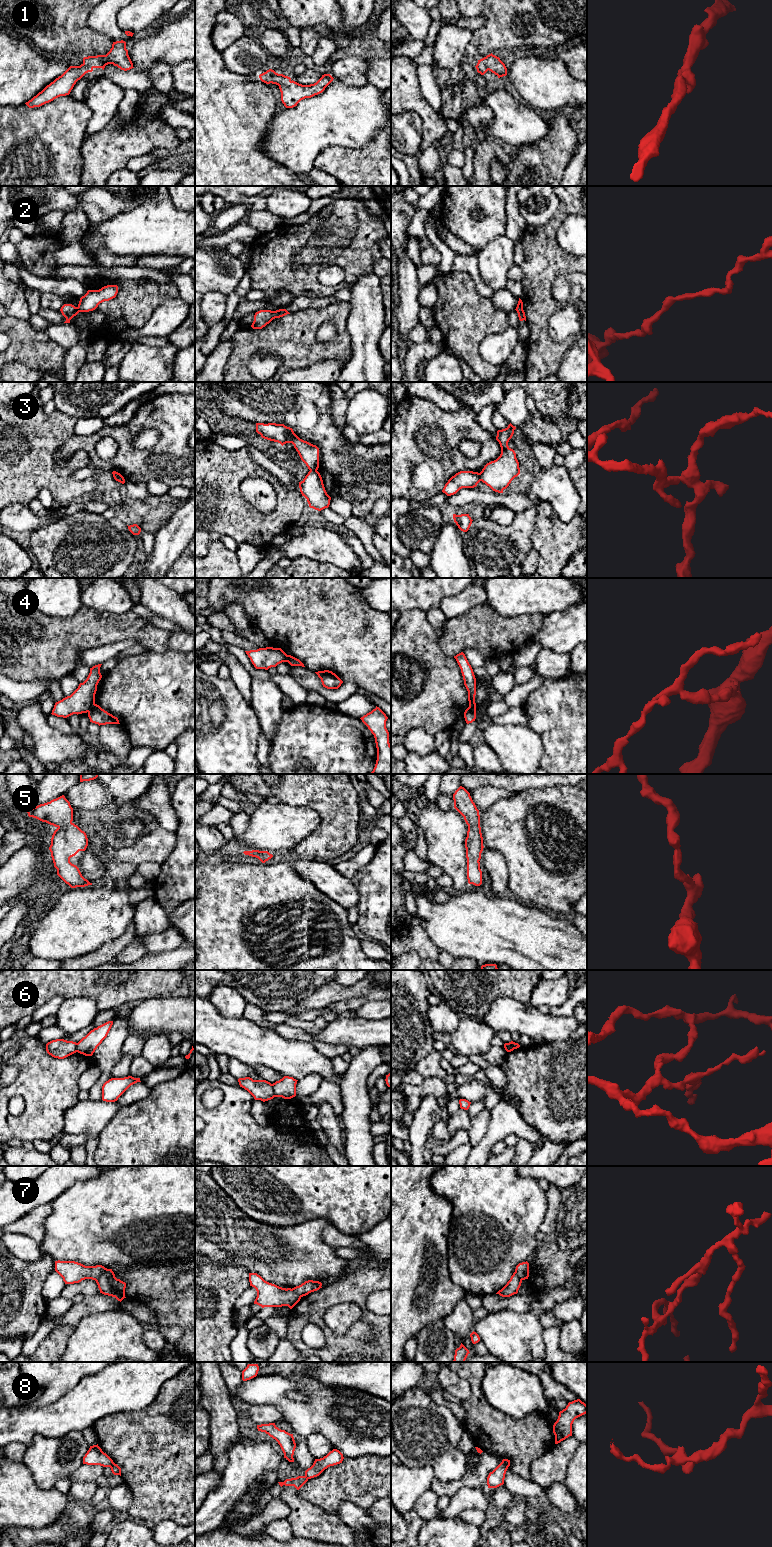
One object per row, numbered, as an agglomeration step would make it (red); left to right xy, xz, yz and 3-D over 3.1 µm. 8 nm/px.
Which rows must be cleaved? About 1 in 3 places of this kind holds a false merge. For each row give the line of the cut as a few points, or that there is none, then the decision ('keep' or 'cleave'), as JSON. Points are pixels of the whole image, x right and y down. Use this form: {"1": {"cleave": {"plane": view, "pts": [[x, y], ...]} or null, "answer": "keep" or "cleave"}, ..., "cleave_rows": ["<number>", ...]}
{"1": {"cleave": null, "answer": "keep"}, "2": {"cleave": {"plane": "xz", "pts": [[273, 311], [275, 317]]}, "answer": "cleave"}, "3": {"cleave": {"plane": "yz", "pts": [[478, 473], [480, 480]]}, "answer": "cleave"}, "4": {"cleave": {"plane": "xy", "pts": [[94, 703], [87, 711]]}, "answer": "cleave"}, "5": {"cleave": null, "answer": "keep"}, "6": {"cleave": {"plane": "xz", "pts": [[271, 1084], [275, 1096]]}, "answer": "cleave"}, "7": {"cleave": {"plane": "xy", "pts": [[106, 1268], [95, 1280]]}, "answer": "cleave"}, "8": {"cleave": {"plane": "xy", "pts": [[113, 1462], [109, 1466]]}, "answer": "cleave"}, "cleave_rows": ["2", "3", "4", "6", "7", "8"]}

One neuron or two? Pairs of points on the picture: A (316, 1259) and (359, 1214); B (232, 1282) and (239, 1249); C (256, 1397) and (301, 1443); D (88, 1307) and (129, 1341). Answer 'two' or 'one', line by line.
A: two
B: two
C: two
D: two

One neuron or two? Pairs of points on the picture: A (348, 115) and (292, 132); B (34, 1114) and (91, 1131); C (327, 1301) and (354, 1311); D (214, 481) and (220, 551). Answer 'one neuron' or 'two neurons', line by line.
A: one neuron
B: two neurons
C: two neurons
D: two neurons

